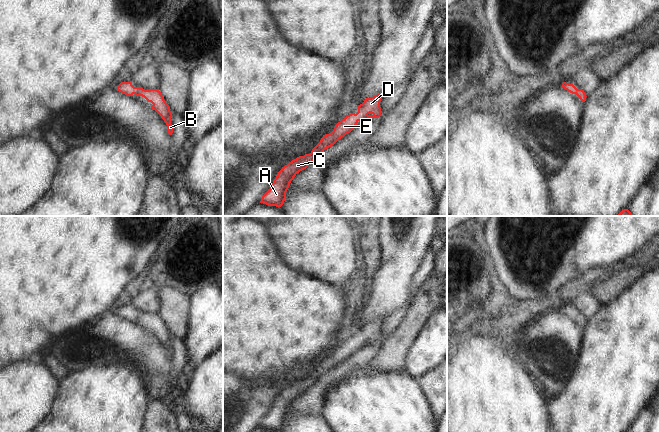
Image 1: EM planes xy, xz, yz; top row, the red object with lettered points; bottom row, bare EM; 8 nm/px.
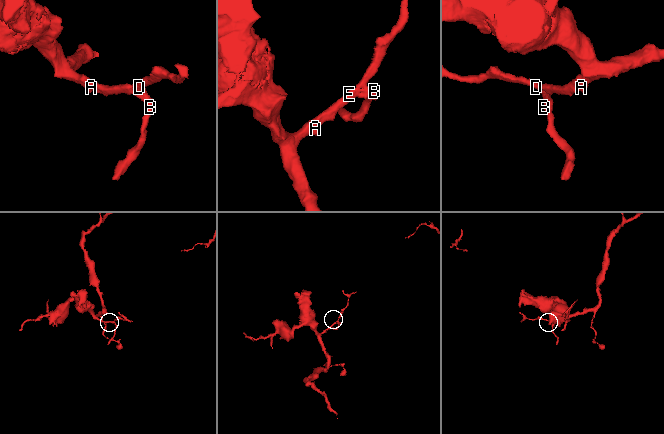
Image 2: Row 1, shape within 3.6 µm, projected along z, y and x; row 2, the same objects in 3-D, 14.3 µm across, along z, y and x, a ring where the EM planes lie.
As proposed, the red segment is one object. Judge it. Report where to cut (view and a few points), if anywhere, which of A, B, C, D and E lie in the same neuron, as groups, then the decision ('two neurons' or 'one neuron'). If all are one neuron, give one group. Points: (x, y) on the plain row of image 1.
no cut | A B C D E | one neuron

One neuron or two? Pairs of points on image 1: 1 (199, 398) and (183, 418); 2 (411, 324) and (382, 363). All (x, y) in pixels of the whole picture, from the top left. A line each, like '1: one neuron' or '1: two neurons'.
1: two neurons
2: one neuron

